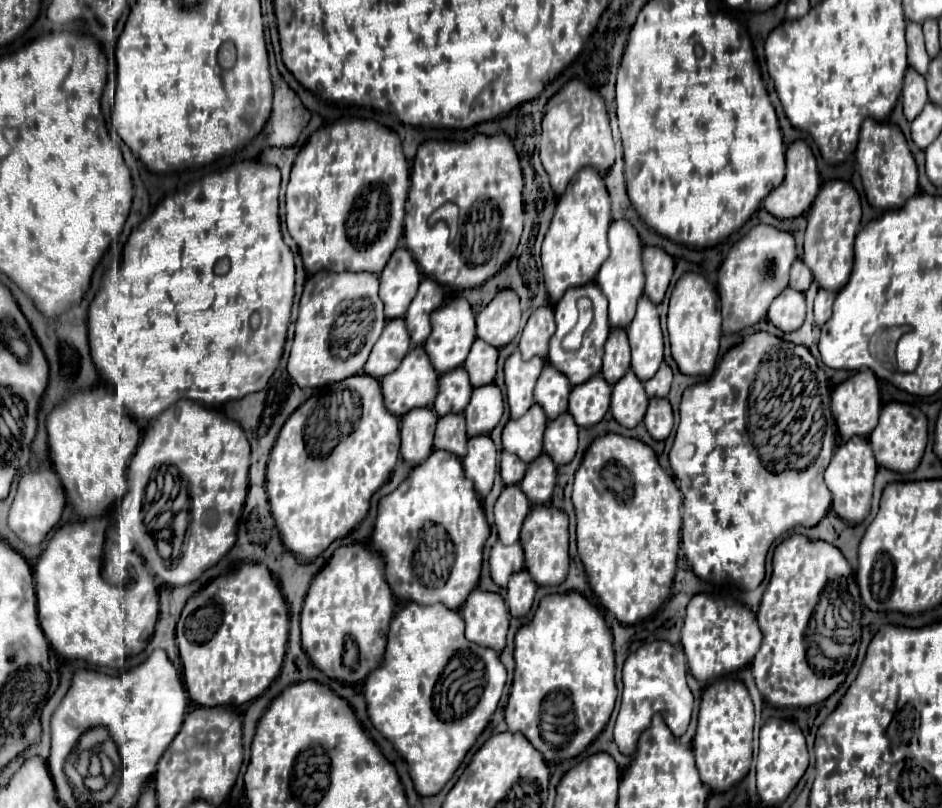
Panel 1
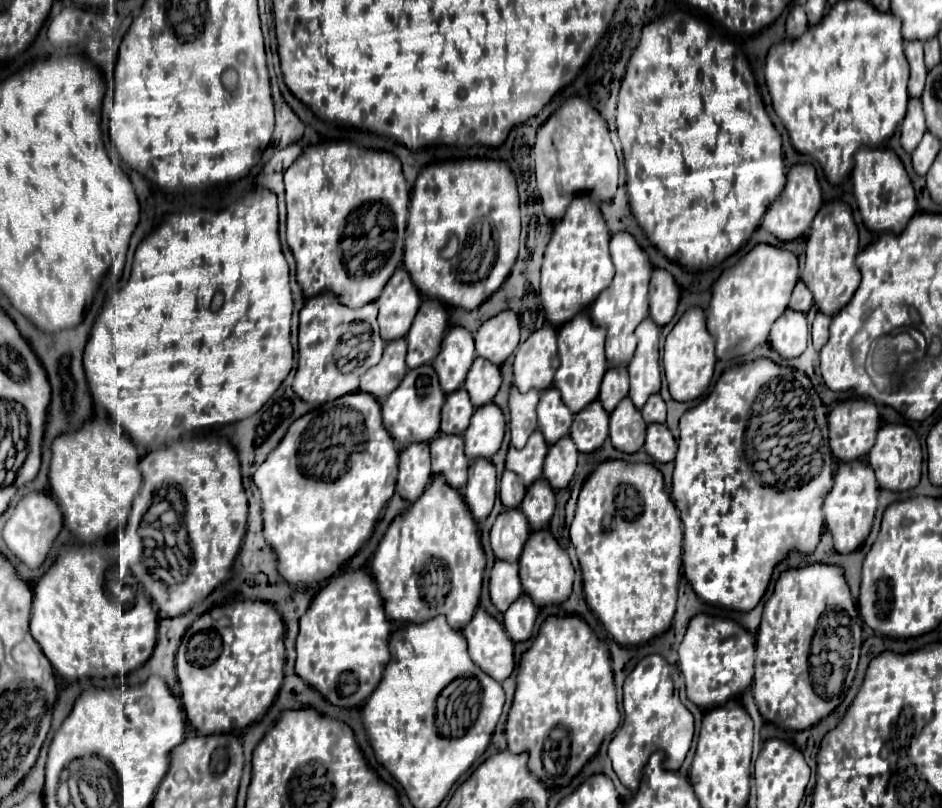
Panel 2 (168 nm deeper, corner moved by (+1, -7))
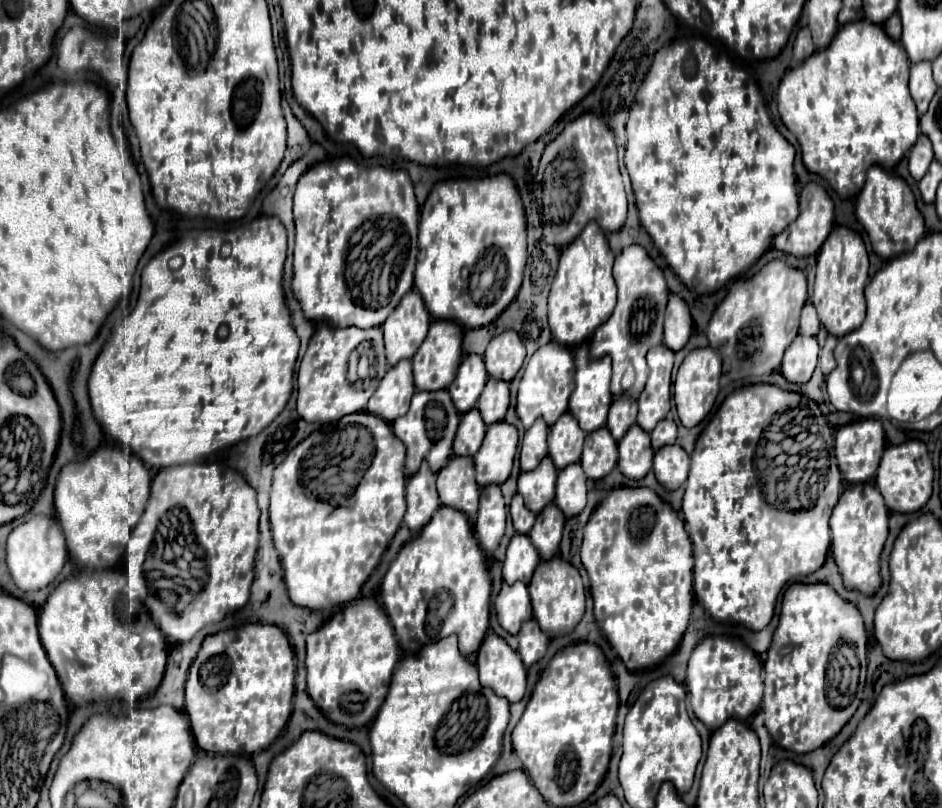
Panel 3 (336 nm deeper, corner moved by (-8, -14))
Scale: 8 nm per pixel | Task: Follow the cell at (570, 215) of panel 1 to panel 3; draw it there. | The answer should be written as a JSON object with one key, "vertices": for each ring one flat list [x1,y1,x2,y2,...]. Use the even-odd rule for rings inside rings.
{"vertices":[[591,220,583,232,561,250,559,268,549,292,549,328,553,340,567,348,589,340,599,324,603,324,617,302,617,284,613,278,615,254,609,248,605,232]]}

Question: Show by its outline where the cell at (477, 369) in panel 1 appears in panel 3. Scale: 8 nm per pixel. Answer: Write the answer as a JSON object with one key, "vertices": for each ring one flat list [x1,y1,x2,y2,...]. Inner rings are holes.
{"vertices":[[489,378,479,396,477,408,479,408,485,424,501,422,509,408,509,382]]}

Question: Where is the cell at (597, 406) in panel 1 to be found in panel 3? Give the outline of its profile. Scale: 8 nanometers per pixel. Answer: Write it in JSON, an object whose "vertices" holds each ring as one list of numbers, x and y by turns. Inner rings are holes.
{"vertices":[[603,426,599,430,589,432,581,454,581,466,585,468,585,474,593,480,599,480,611,472,615,462,617,462,617,442,611,436,609,428]]}

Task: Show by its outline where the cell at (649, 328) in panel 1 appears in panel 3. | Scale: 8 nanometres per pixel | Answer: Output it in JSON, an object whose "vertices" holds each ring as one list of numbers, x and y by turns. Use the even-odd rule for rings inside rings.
{"vertices":[[659,344,647,352,649,378,639,394,639,414,637,424,651,432,659,420,663,420,671,408,671,370,673,370,673,350]]}

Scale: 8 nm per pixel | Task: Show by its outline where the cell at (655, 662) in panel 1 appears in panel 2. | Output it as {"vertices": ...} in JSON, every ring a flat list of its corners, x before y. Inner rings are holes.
{"vertices":[[648,655,624,681,624,723,620,731,614,733,608,747,608,755,612,759,612,767,620,783,630,791,636,791,636,785,640,785,642,769,652,753,666,753,664,769,678,771,692,745,694,717,682,705,678,689,674,687,680,681,678,677,680,671,676,665,670,665,660,655]]}

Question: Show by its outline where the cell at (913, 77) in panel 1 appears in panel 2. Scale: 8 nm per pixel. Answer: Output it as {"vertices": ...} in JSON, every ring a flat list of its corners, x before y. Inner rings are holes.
{"vertices":[[910,99,908,113,906,113,906,119,904,119,900,131,902,131,900,143,902,143,904,151,912,153,916,149,916,145,922,141,922,135,926,133,926,123,924,123,920,99]]}

